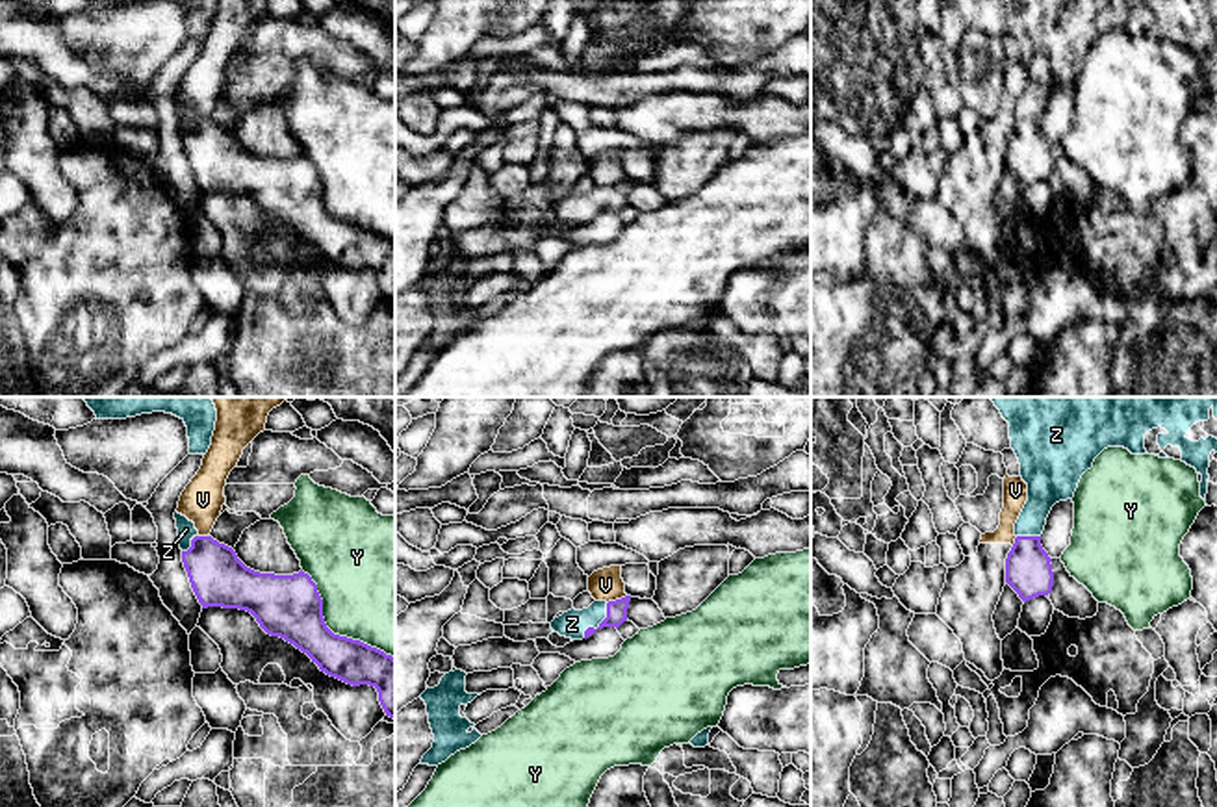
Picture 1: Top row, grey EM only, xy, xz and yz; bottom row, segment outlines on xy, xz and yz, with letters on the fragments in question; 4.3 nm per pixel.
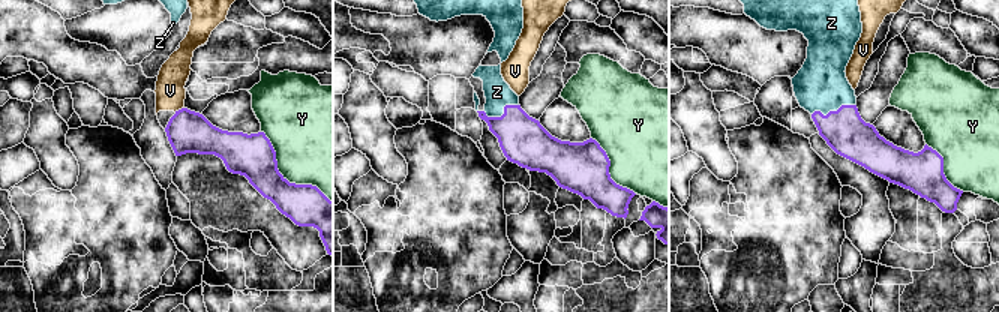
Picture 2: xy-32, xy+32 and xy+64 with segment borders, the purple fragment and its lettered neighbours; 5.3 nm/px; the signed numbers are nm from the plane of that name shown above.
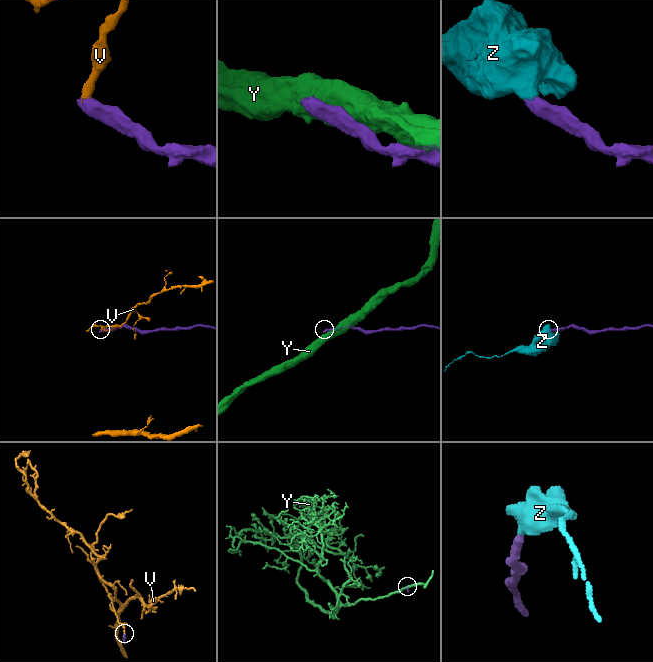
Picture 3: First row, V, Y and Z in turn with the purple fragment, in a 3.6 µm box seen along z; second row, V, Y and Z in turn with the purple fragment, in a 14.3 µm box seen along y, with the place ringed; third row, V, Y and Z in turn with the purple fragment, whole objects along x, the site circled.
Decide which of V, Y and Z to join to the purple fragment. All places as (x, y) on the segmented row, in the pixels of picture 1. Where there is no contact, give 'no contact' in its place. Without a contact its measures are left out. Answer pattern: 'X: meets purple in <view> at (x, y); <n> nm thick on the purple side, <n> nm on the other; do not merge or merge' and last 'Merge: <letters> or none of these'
V: meets purple in xz at (616, 600); 100 nm thick on the purple side, 140 nm on the other; do not merge
Y: meets purple in xy at (331, 631); 280 nm thick on the purple side, 440 nm on the other; do not merge
Z: meets purple in xz at (600, 624); 100 nm thick on the purple side, 120 nm on the other; merge
Merge: Z

